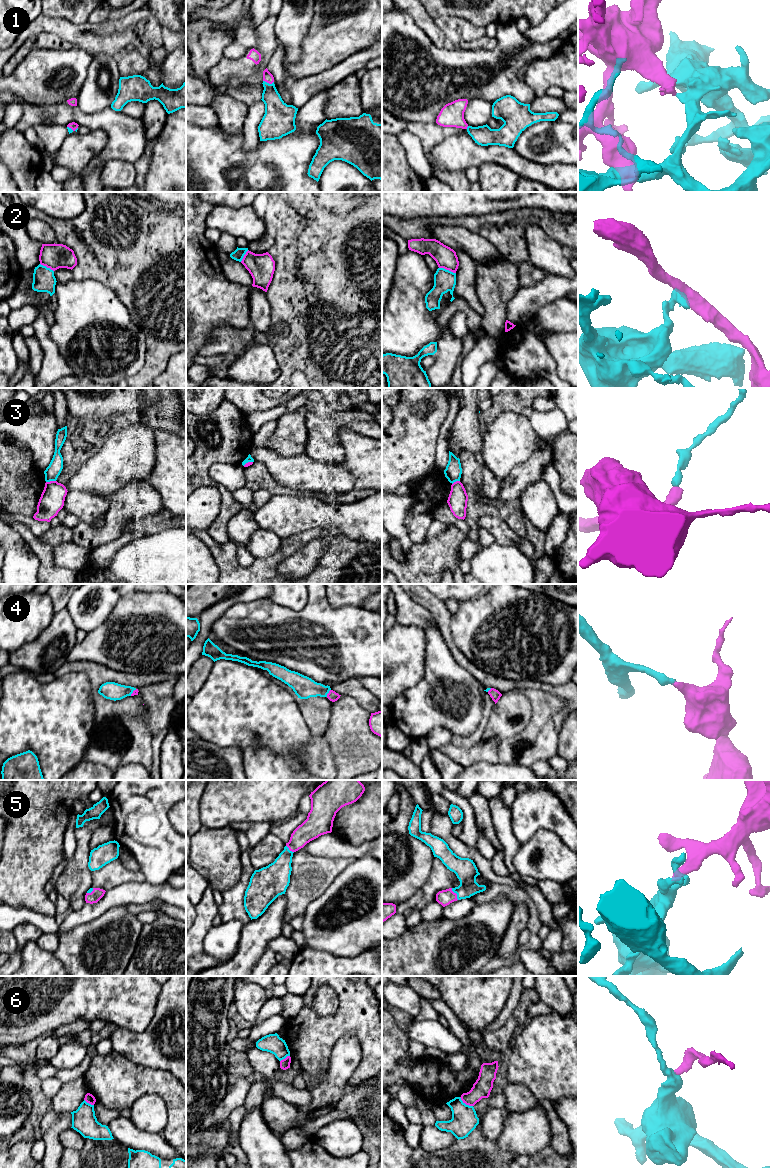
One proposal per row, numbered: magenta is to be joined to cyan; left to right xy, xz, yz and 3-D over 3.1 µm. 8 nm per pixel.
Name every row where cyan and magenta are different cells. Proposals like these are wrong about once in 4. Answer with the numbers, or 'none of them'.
3, 6

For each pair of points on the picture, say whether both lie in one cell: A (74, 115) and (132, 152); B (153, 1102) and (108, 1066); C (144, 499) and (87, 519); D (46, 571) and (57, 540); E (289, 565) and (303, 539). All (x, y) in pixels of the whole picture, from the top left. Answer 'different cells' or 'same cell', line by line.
A: same cell
B: different cells
C: different cells
D: different cells
E: different cells

